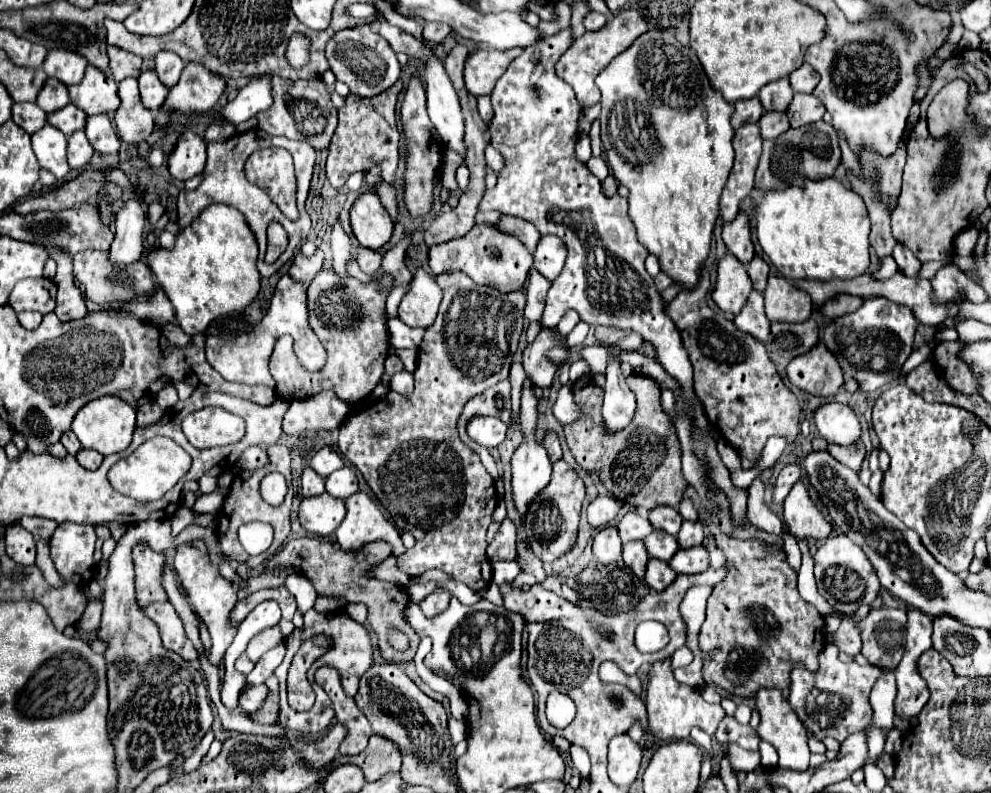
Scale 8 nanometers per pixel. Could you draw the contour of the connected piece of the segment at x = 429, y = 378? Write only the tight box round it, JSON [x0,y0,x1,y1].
[338,271,526,593]

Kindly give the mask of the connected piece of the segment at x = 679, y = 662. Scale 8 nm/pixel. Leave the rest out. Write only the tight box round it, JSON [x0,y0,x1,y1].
[672,647,692,667]

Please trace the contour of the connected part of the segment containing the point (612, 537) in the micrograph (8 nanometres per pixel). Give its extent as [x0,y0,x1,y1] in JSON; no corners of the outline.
[594,525,622,563]

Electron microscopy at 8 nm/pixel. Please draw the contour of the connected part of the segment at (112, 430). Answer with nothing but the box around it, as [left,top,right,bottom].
[72,395,136,455]

